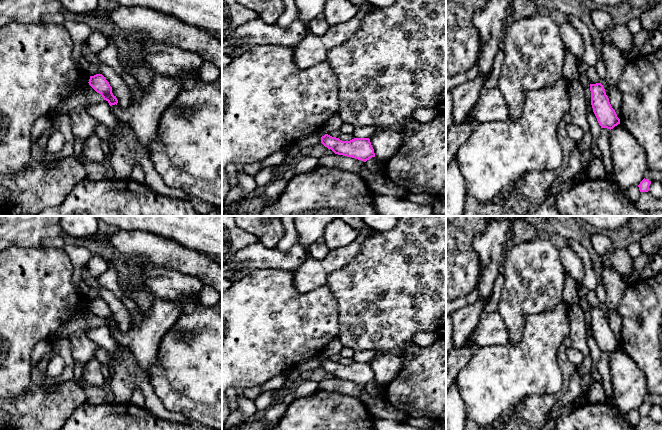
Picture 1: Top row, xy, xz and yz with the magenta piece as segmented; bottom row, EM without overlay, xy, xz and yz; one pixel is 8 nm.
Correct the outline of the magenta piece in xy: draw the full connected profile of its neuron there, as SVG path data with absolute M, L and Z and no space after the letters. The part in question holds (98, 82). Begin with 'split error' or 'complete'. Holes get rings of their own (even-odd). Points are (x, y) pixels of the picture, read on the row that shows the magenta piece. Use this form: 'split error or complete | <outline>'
complete | M96 74L90 76L89 85L99 93L104 100L106 100L110 106L117 105L118 100L112 93L112 87L102 74Z

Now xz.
complete | M325 134L321 137L321 143L335 154L352 157L364 162L375 157L369 138L354 138L350 141L342 141L339 138Z

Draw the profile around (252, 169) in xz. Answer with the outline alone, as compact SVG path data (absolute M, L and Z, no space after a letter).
M261 162L245 165L242 170L248 175L256 175L261 170Z

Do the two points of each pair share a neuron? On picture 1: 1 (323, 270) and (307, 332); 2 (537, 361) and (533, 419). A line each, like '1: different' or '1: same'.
1: different
2: different

